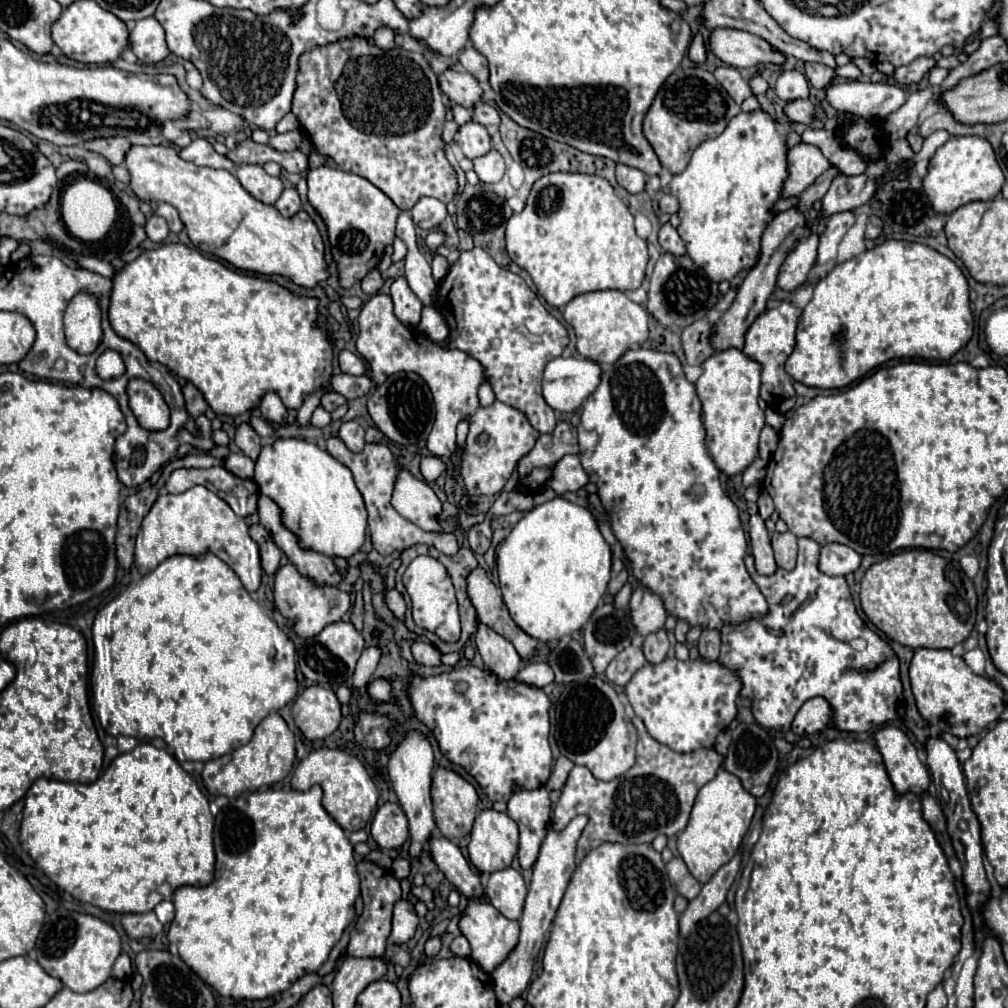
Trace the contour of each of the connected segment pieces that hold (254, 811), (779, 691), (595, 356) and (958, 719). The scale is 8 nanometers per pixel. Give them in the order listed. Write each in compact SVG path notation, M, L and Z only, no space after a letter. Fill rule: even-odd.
M312 786L308 792L298 790L276 790L268 788L262 792L252 792L246 798L238 798L222 808L216 816L214 826L214 850L216 850L216 874L214 882L208 886L180 886L174 892L174 908L176 916L168 928L168 951L178 954L206 984L210 984L220 996L230 996L236 1000L264 1000L274 994L288 990L298 978L308 972L316 972L330 956L334 944L342 938L346 926L356 916L356 898L360 894L360 878L356 874L353 845L348 842L344 830L330 818L330 814L322 806L322 788Z
M798 538L798 544L800 544L798 562L790 572L776 570L772 576L760 576L754 570L752 556L746 556L746 568L752 580L766 596L770 612L760 620L750 620L740 626L722 628L720 664L730 670L736 668L736 674L742 682L740 696L752 702L754 718L764 728L788 732L800 706L814 696L824 696L830 702L834 710L832 726L838 730L868 732L870 728L880 726L886 720L903 720L902 716L905 715L907 705L902 698L898 658L889 643L871 631L858 616L844 576L828 576L818 570L820 544L810 538ZM862 639L866 641L866 646L856 648L854 644Z
M596 290L576 296L566 304L564 320L576 332L576 350L580 356L598 364L616 362L626 350L640 346L648 338L648 312L620 290Z
M918 648L910 662L910 682L922 718L938 732L950 732L958 738L982 734L1004 710L1004 692L992 680L972 674L964 658L952 656L950 650Z

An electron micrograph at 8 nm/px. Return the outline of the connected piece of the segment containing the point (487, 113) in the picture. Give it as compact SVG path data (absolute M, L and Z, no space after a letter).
M478 102L474 106L474 122L482 124L482 126L490 126L490 124L500 124L500 116L498 116L498 110L490 104L484 104L484 102Z

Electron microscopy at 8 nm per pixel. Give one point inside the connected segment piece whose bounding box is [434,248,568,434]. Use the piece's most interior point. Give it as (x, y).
(492, 314)

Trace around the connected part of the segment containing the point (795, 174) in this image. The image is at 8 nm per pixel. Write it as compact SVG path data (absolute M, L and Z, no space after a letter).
M796 144L788 150L788 170L790 178L784 182L784 196L798 196L806 190L826 168L830 162L824 158L820 148L812 144Z

